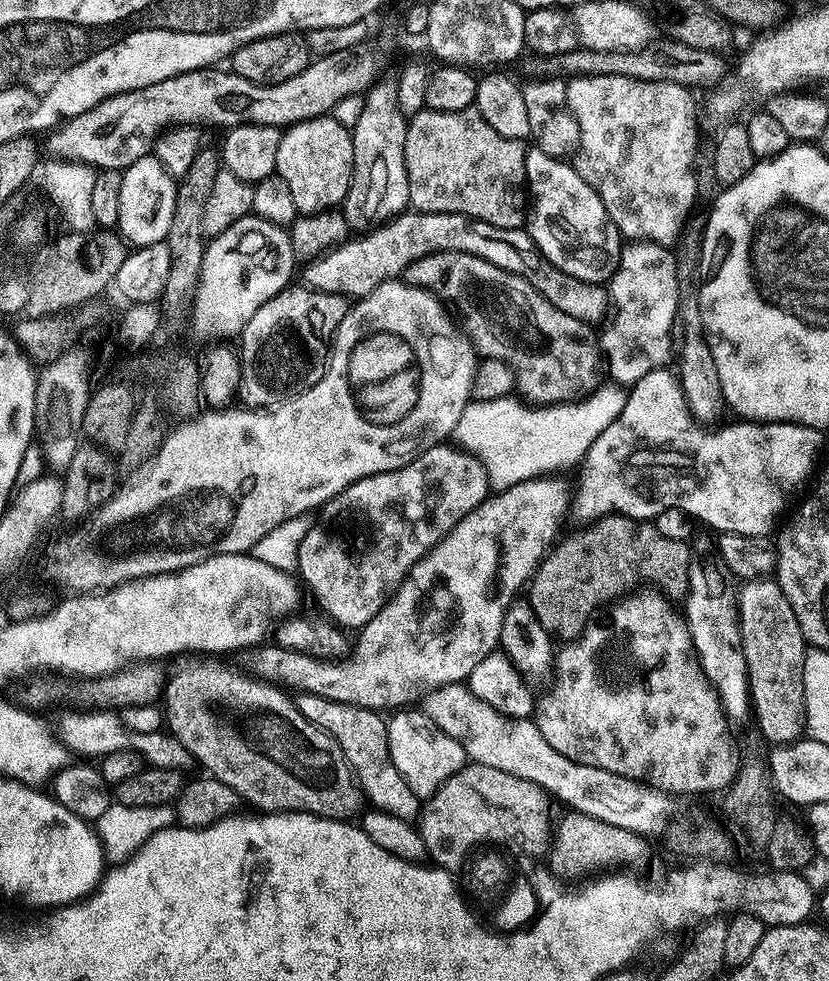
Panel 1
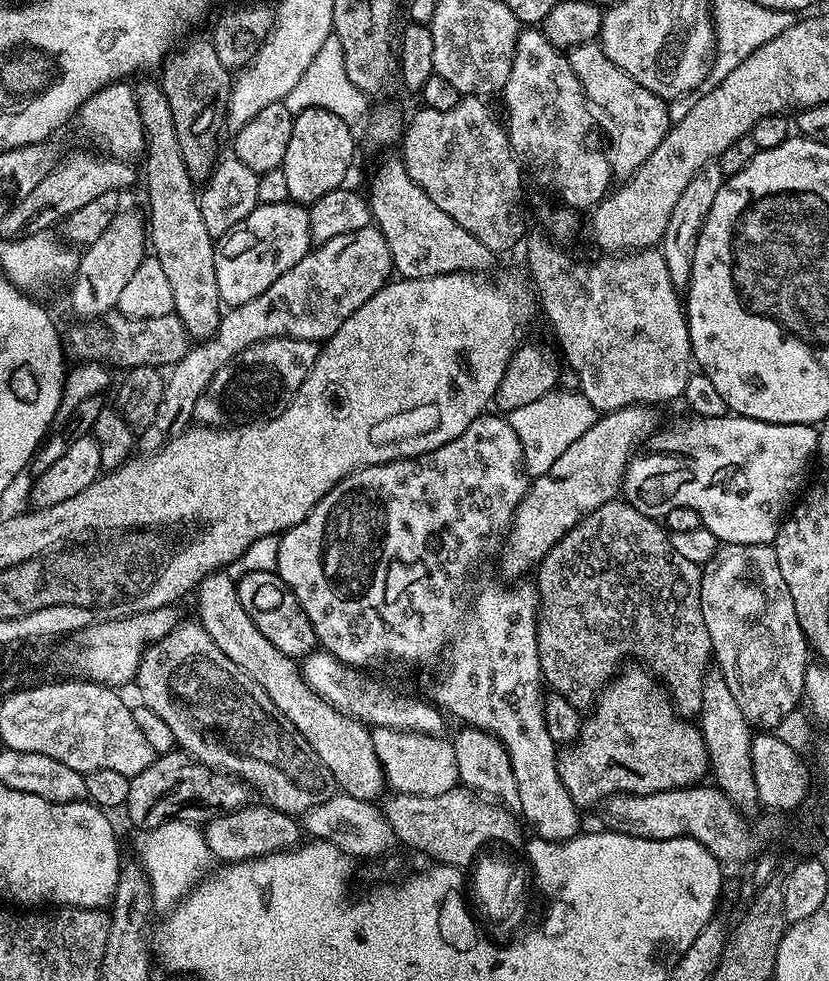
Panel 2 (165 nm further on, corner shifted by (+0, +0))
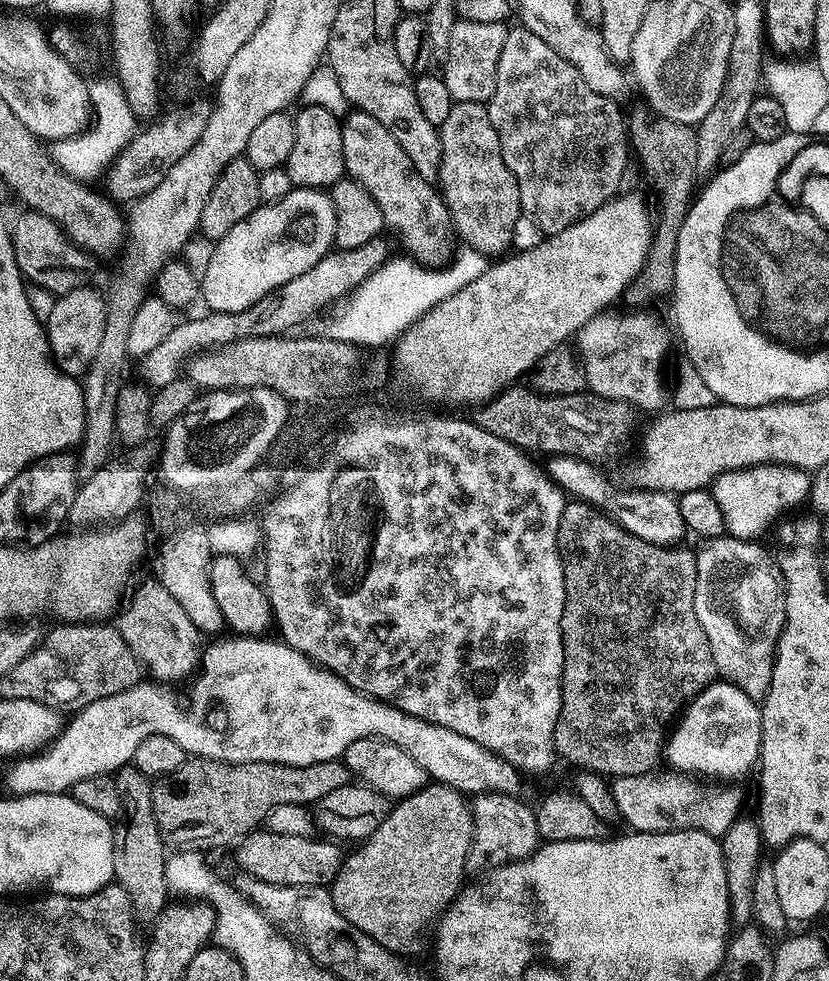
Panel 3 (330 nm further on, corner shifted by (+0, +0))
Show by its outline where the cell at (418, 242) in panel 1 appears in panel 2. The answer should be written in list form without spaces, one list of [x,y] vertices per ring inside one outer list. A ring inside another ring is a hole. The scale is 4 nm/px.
[[[375,226],[344,234],[338,238],[330,238],[330,242],[319,245],[315,250],[309,250],[297,264],[286,270],[286,274],[282,274],[282,278],[278,278],[268,288],[264,288],[262,294],[258,294],[244,304],[229,307],[221,315],[220,325],[211,338],[199,343],[198,348],[189,347],[188,353],[179,362],[171,365],[169,372],[172,373],[167,373],[164,381],[162,402],[158,402],[158,414],[154,414],[154,422],[150,422],[150,426],[139,433],[141,448],[139,451],[144,454],[154,453],[164,447],[171,437],[185,431],[193,423],[198,398],[202,398],[214,374],[222,370],[222,366],[226,366],[226,362],[230,362],[242,350],[263,340],[272,340],[275,336],[289,336],[295,340],[317,342],[327,340],[336,333],[338,326],[342,326],[342,322],[346,322],[346,318],[350,318],[350,314],[354,314],[363,304],[370,302],[370,298],[389,283],[393,272],[390,246],[386,244],[383,233]]]

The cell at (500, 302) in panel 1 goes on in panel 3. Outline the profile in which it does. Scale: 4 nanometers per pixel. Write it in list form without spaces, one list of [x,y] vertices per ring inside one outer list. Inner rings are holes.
[[[359,110],[349,111],[343,117],[340,125],[342,130],[342,158],[344,159],[345,173],[351,179],[357,180],[378,202],[378,210],[382,210],[385,229],[400,239],[400,244],[405,253],[418,264],[423,264],[426,268],[442,268],[452,262],[454,247],[454,229],[452,226],[452,215],[448,213],[448,207],[444,205],[444,198],[440,195],[437,185],[433,181],[422,178],[418,170],[414,170],[414,162],[406,158],[406,150],[398,146],[398,138],[378,122],[378,118],[370,118],[370,114]]]

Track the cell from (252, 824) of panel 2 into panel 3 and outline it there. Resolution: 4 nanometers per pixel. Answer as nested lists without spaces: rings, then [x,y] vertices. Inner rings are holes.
[[[257,830],[249,832],[243,840],[239,841],[234,851],[236,851],[236,860],[240,863],[241,870],[249,872],[253,881],[261,880],[267,884],[291,888],[328,886],[338,874],[342,863],[341,845],[328,838],[316,839]]]

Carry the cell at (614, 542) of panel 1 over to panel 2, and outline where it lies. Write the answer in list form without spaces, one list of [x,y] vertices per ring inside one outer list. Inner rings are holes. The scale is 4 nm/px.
[[[617,498],[606,502],[602,506],[598,506],[598,510],[594,510],[589,516],[583,516],[544,555],[543,560],[540,561],[534,572],[534,575],[536,575],[534,577],[536,594],[540,597],[540,606],[536,618],[538,658],[540,659],[540,675],[547,684],[547,687],[549,684],[549,689],[553,693],[560,695],[577,710],[584,710],[584,708],[591,709],[594,701],[597,699],[598,693],[615,675],[615,663],[630,654],[635,654],[636,657],[648,662],[653,670],[660,675],[660,678],[658,677],[659,683],[666,689],[667,695],[670,697],[676,711],[680,713],[681,717],[699,717],[702,712],[702,686],[704,685],[704,677],[709,671],[710,659],[713,657],[710,634],[704,625],[702,606],[700,605],[701,571],[701,565],[689,562],[687,558],[682,558],[682,554],[678,554],[678,550],[674,550],[669,533],[666,531],[663,523],[657,522],[653,517],[642,514],[638,510],[634,510],[634,506],[630,506],[623,499]]]

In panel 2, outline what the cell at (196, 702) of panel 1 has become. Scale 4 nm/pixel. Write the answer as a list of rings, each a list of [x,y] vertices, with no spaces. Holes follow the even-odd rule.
[[[199,622],[177,623],[168,634],[148,645],[136,671],[135,687],[140,687],[140,697],[144,705],[166,726],[170,726],[177,745],[195,760],[218,772],[227,772],[245,784],[261,792],[263,803],[270,804],[279,812],[303,814],[338,792],[336,779],[326,770],[326,766],[314,754],[310,742],[298,734],[298,730],[270,702],[266,690],[250,674],[246,674],[206,634]]]

